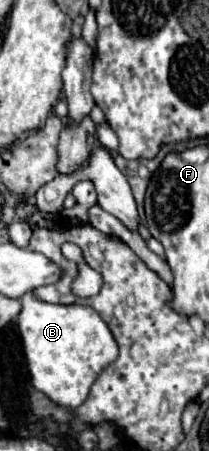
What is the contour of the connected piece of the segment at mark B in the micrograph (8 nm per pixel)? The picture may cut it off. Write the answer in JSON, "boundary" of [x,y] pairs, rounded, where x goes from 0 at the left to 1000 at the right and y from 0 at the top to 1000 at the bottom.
{"boundary":[[[144,645],[96,659],[96,672],[105,672],[105,690],[86,694],[86,729],[105,747],[105,769],[115,769],[153,858],[211,871],[268,898],[316,902],[316,907],[364,907],[373,898],[411,889],[421,867],[450,840],[469,836],[469,827],[565,792],[565,765],[536,747],[536,734],[517,729],[498,707],[431,681],[211,672],[211,667],[163,663]]]}

